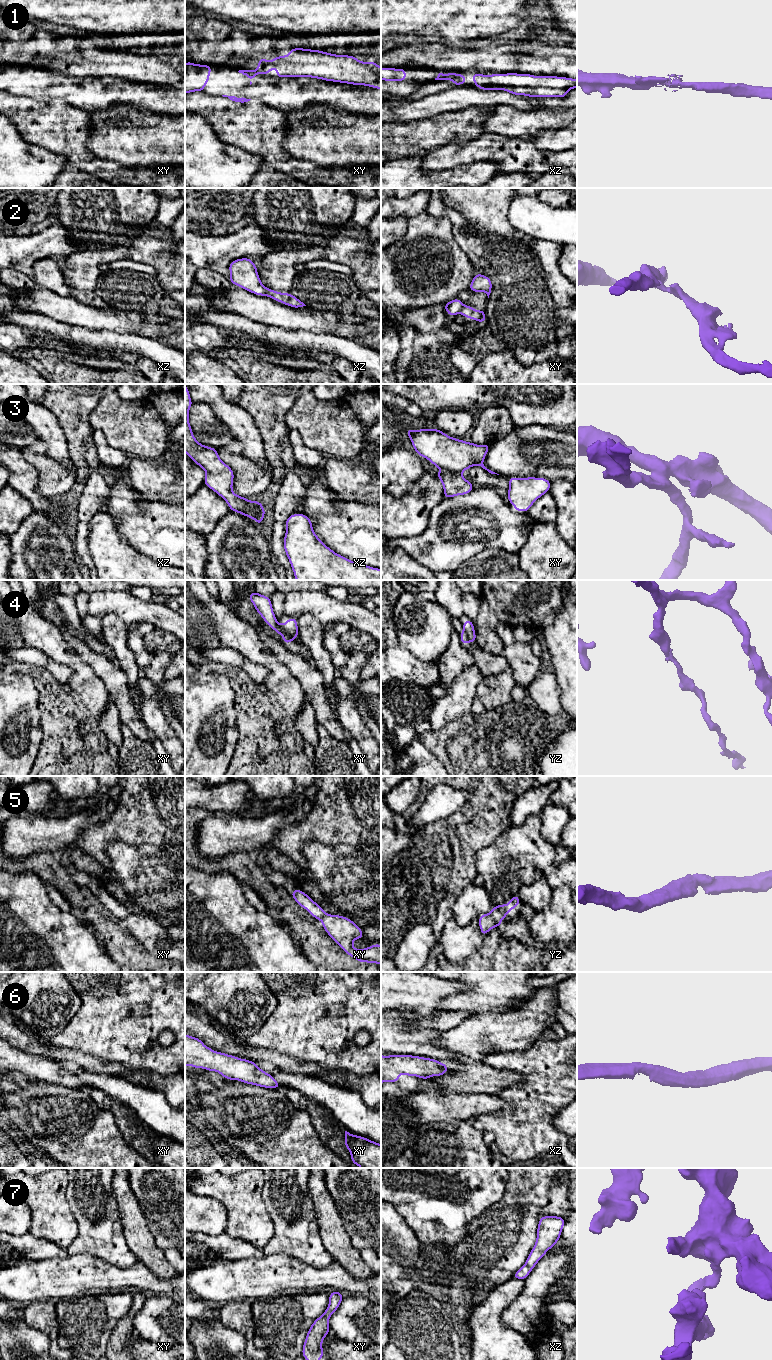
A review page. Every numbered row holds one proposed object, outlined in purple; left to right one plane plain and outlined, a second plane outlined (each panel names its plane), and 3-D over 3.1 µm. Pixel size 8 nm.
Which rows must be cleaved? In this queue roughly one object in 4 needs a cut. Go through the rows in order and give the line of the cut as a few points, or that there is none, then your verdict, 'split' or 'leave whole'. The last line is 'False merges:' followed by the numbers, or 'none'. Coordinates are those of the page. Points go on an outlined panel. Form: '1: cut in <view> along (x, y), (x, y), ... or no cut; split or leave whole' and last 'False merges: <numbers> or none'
1: cut in xz along (457, 73), (452, 79); split
2: cut in xz along (266, 288), (267, 295); split
3: cut in xz along (254, 501), (254, 507), (261, 512); split
4: cut in xy along (281, 625), (292, 640); split
5: no cut; leave whole
6: no cut; leave whole
7: no cut; leave whole
False merges: 1, 2, 3, 4

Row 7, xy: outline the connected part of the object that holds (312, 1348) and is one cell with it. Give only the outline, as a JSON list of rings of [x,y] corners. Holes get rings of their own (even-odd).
[[[332,1291],[329,1294],[329,1304],[324,1313],[318,1317],[310,1326],[302,1348],[302,1355],[305,1360],[316,1360],[320,1357],[325,1358],[322,1342],[330,1332],[329,1319],[339,1308],[344,1295],[343,1293]]]

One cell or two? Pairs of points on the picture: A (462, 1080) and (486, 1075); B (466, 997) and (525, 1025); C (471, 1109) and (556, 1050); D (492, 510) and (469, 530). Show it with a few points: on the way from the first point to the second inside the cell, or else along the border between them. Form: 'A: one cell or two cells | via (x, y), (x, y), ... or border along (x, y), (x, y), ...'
A: one cell | via (468, 1079), (480, 1078)
B: two cells | border along (521, 1004), (516, 1008), (499, 1013), (475, 1013)
C: two cells | border along (514, 1105), (509, 1113), (482, 1113)
D: one cell | via (486, 516), (475, 524)

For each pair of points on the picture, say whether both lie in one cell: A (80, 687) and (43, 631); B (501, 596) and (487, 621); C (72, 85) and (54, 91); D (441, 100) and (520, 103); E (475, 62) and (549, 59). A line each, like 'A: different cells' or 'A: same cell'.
A: same cell
B: same cell
C: same cell
D: same cell
E: same cell

